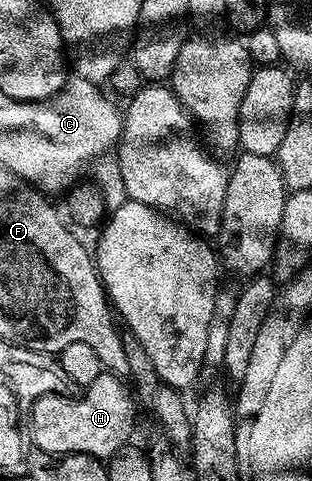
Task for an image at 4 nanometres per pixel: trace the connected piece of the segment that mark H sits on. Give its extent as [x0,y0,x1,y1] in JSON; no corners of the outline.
[58,371,135,459]

